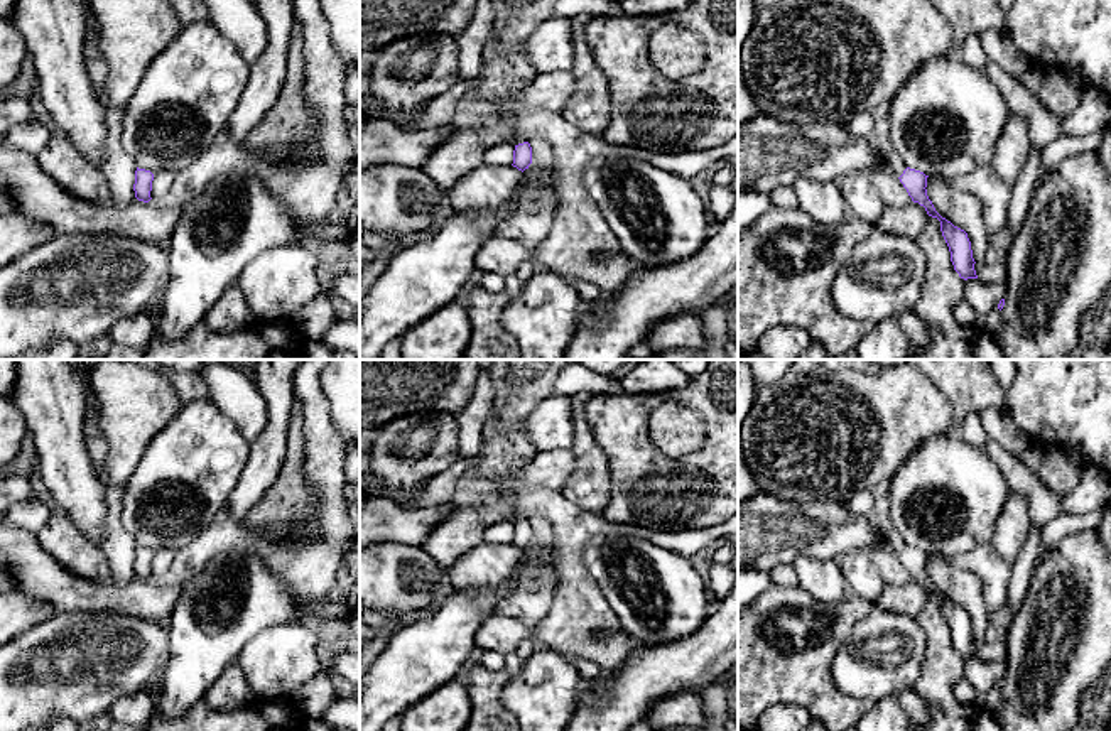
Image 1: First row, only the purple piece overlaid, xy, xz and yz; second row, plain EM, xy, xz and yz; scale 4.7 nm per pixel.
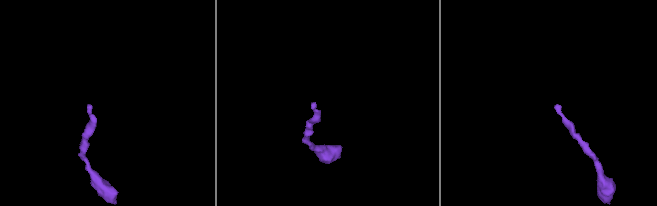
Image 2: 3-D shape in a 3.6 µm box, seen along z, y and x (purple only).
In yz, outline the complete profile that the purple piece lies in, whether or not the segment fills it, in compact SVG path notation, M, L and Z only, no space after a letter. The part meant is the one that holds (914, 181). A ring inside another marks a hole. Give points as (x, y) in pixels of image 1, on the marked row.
M885 111L880 113L876 118L876 137L878 137L880 150L890 162L890 172L893 172L900 179L900 182L903 184L903 187L907 189L913 203L924 206L929 216L937 218L940 221L940 231L949 246L954 270L964 280L978 279L974 270L976 262L973 258L973 250L971 250L971 241L967 238L967 233L954 226L951 221L947 221L935 211L925 189L929 176L925 176L920 171L907 167L905 162L893 150L893 145L890 142L890 122Z

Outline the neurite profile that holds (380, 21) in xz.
M360 0L360 54L424 32L439 30L456 37L469 25L476 3L478 0Z

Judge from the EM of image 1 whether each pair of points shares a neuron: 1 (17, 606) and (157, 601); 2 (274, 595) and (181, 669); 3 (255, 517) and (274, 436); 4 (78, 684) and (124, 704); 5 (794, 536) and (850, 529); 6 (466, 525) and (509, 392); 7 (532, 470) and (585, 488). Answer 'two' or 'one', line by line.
1: two
2: one
3: two
4: two
5: one
6: one
7: two

